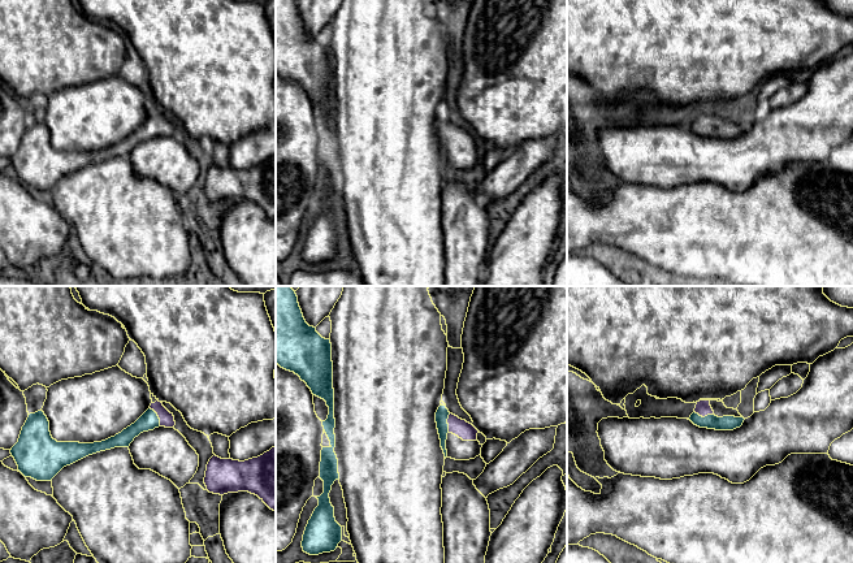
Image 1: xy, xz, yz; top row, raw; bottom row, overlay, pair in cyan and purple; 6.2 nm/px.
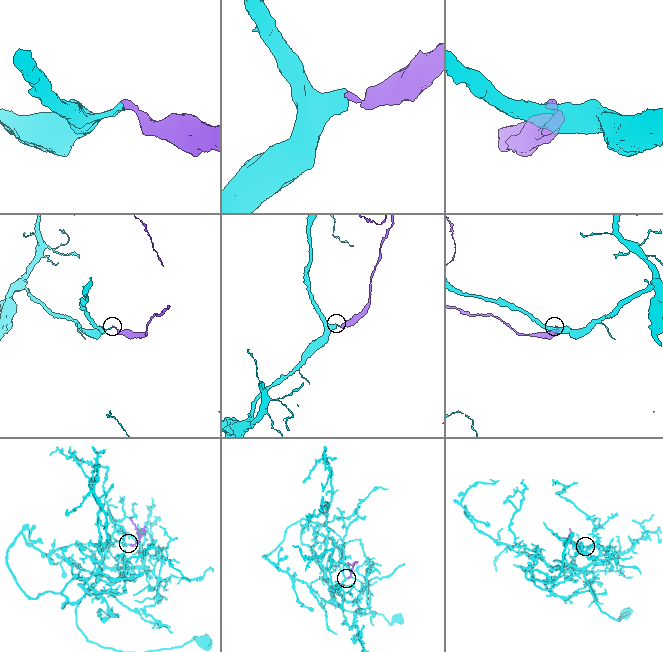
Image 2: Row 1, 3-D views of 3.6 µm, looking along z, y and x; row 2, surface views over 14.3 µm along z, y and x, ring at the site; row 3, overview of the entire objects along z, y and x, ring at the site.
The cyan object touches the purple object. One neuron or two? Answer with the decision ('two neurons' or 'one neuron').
one neuron

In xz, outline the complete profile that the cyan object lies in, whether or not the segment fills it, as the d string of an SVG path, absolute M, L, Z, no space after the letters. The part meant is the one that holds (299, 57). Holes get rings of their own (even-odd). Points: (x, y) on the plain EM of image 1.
M276 0L276 72L290 81L294 81L307 92L312 103L324 108L329 116L329 124L322 130L324 139L330 150L329 156L322 156L320 170L320 187L324 190L324 202L319 208L306 235L302 256L309 264L334 260L342 250L342 235L335 230L334 216L330 212L329 202L335 189L339 189L338 168L335 156L335 127L334 127L334 98L333 98L333 70L330 48L322 47L316 36L309 35L302 22L295 0Z

